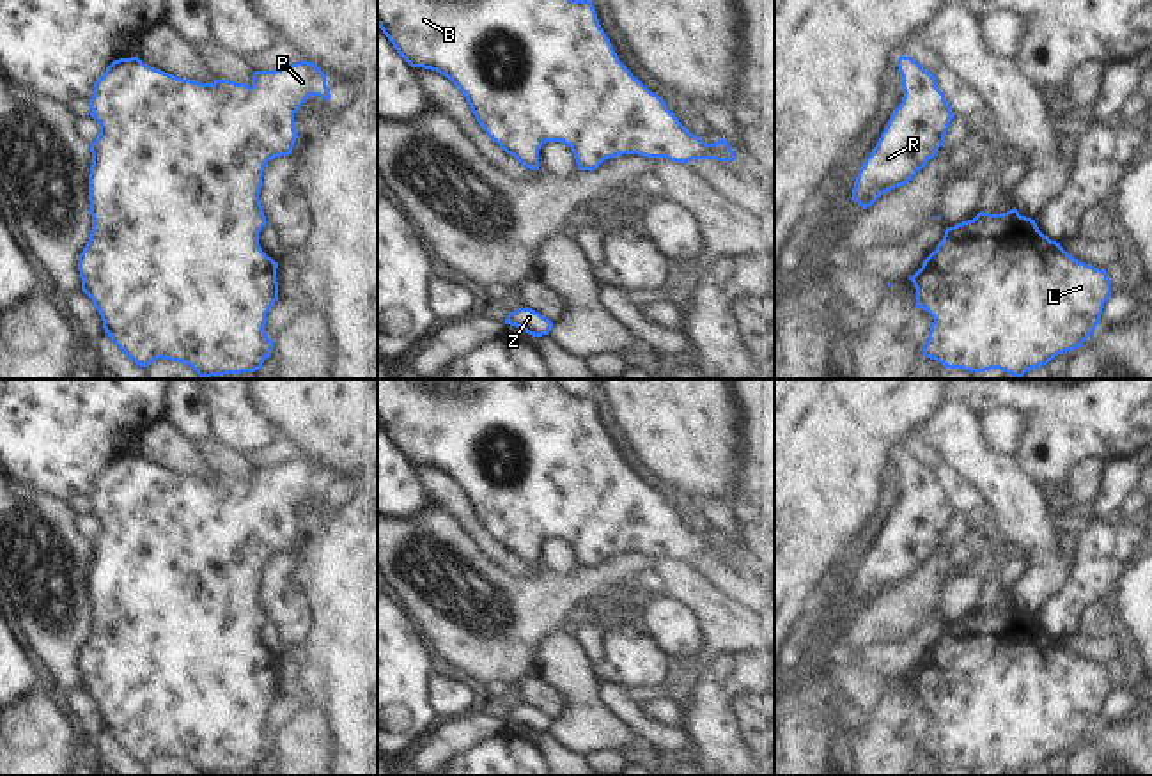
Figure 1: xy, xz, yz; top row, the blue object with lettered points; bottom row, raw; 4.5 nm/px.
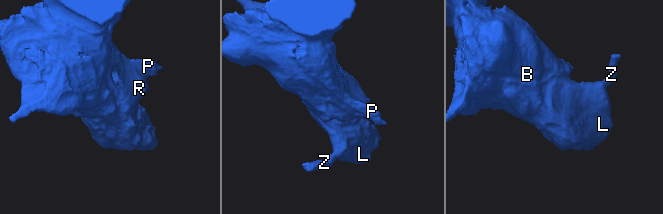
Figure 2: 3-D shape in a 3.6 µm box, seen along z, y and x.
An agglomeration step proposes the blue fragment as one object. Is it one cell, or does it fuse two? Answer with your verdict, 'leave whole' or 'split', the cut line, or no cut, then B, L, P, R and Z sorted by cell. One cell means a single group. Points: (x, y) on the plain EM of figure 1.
leave whole; no cut; B L P R Z

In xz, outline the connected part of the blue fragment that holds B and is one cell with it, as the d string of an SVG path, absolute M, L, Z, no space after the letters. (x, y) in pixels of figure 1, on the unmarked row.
M378 379L378 423L411 464L448 475L486 532L525 565L539 567L539 546L546 539L569 542L578 567L590 569L620 551L675 560L736 556L727 537L705 540L689 530L666 500L619 457L592 399L562 392L555 379Z

